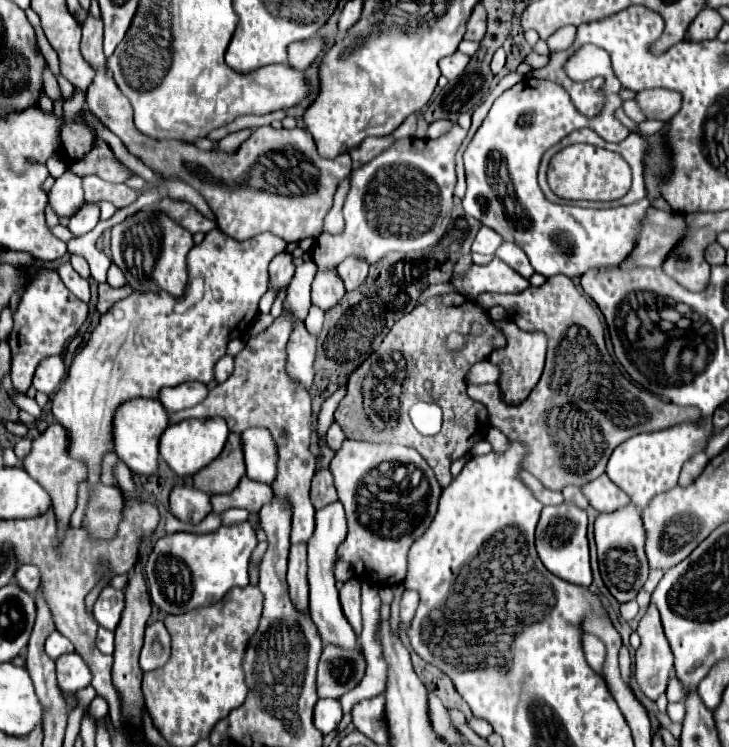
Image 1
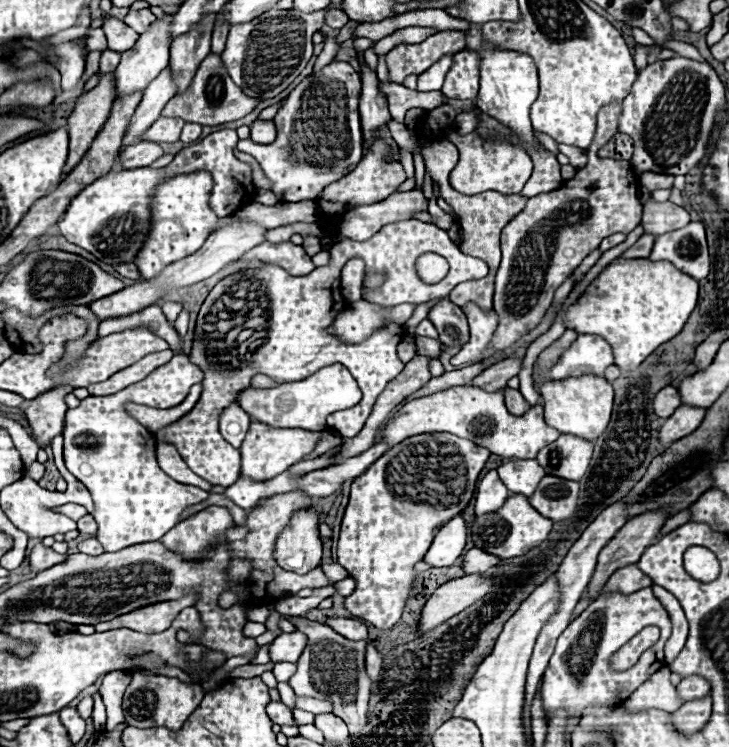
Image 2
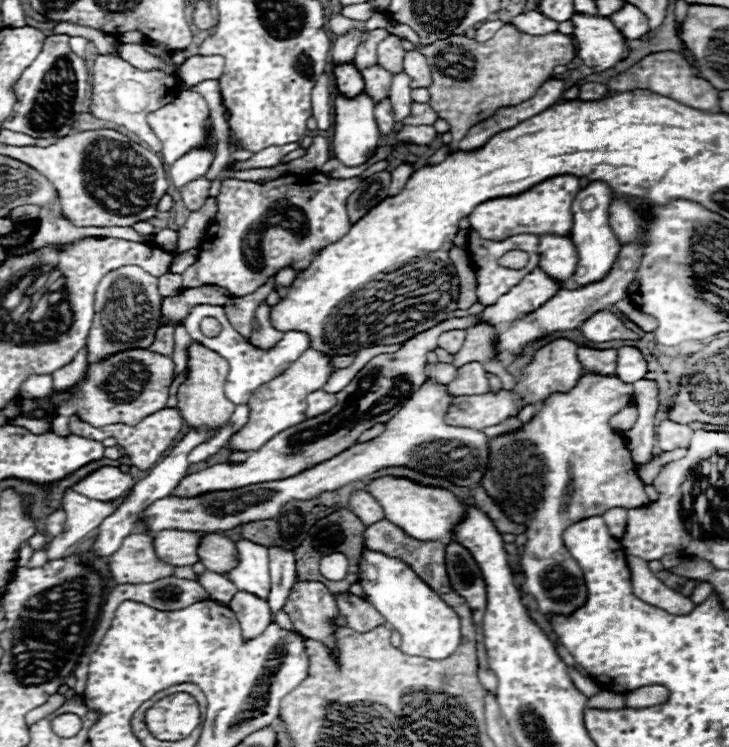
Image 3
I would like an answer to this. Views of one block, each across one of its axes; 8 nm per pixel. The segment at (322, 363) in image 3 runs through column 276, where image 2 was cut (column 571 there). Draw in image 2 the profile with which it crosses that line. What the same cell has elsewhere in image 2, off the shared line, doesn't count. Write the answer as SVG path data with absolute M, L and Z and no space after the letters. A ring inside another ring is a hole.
M584 374L582 378L564 378L562 382L550 380L540 386L540 394L544 398L546 424L554 426L560 434L574 434L586 440L596 440L610 422L614 390L612 384L604 378Z

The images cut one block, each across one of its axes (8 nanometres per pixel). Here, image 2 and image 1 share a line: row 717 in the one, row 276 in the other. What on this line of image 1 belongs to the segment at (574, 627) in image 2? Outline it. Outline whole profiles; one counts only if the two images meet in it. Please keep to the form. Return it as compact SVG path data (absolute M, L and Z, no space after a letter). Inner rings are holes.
M526 78L496 98L464 152L468 184L466 196L462 198L464 212L496 230L504 240L518 244L526 252L532 268L546 278L558 272L580 278L594 268L614 268L628 258L640 240L650 200L644 198L616 208L612 208L611 202L562 206L573 204L565 201L554 204L542 194L536 180L542 154L578 128L590 128L606 136L606 142L622 142L630 136L630 130L614 116L624 102L620 90L622 84L618 78L608 78L604 84L606 106L600 116L588 120L578 114L562 86L550 80Z

